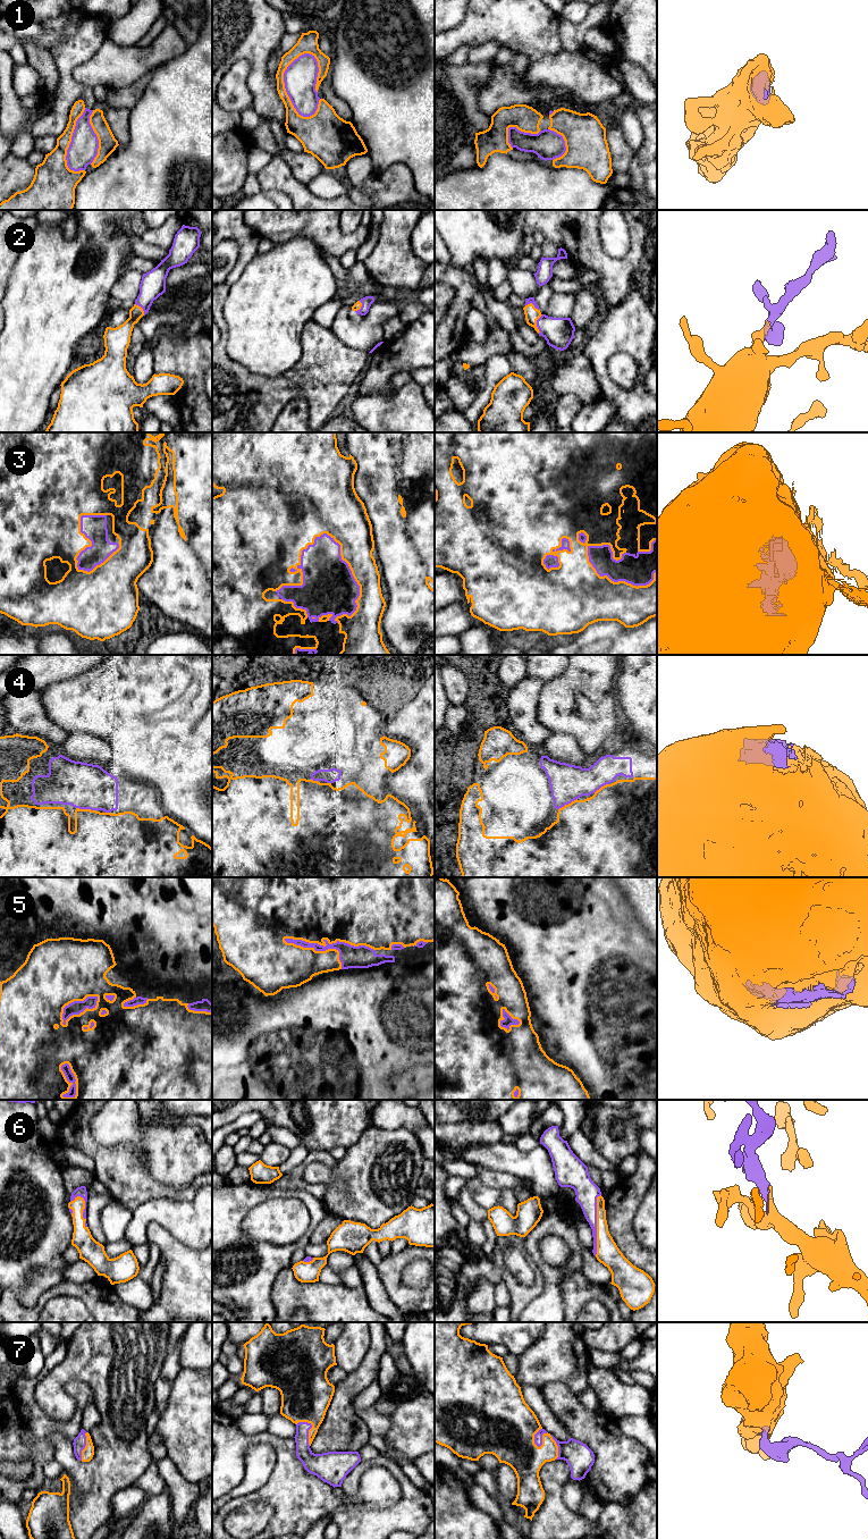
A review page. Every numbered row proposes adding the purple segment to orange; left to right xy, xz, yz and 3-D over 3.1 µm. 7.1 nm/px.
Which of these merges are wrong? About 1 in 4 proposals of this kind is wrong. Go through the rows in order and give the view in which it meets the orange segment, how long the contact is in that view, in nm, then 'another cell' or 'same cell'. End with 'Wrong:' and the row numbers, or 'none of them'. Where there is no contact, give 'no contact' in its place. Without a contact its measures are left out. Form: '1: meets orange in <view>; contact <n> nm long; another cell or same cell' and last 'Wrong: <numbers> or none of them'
1: meets orange in xz; contact 460 nm long; another cell
2: meets orange in yz; contact 140 nm long; same cell
3: meets orange in xz; contact 650 nm long; same cell
4: meets orange in xy; contact 150 nm long; same cell
5: meets orange in xz; contact 650 nm long; same cell
6: meets orange in yz; contact 440 nm long; same cell
7: meets orange in yz; contact 150 nm long; same cell
Wrong: 1

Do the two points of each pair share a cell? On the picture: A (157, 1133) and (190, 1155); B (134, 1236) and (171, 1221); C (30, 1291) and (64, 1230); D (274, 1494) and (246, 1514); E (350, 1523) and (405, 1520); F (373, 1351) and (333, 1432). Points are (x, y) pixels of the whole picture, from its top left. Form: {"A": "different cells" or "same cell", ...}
{"A": "same cell", "B": "same cell", "C": "same cell", "D": "different cells", "E": "same cell", "F": "same cell"}

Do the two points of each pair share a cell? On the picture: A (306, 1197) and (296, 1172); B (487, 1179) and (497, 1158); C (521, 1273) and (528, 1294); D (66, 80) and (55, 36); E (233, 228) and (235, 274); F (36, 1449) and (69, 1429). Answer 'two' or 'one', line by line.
A: two
B: two
C: two
D: two
E: one
F: one

